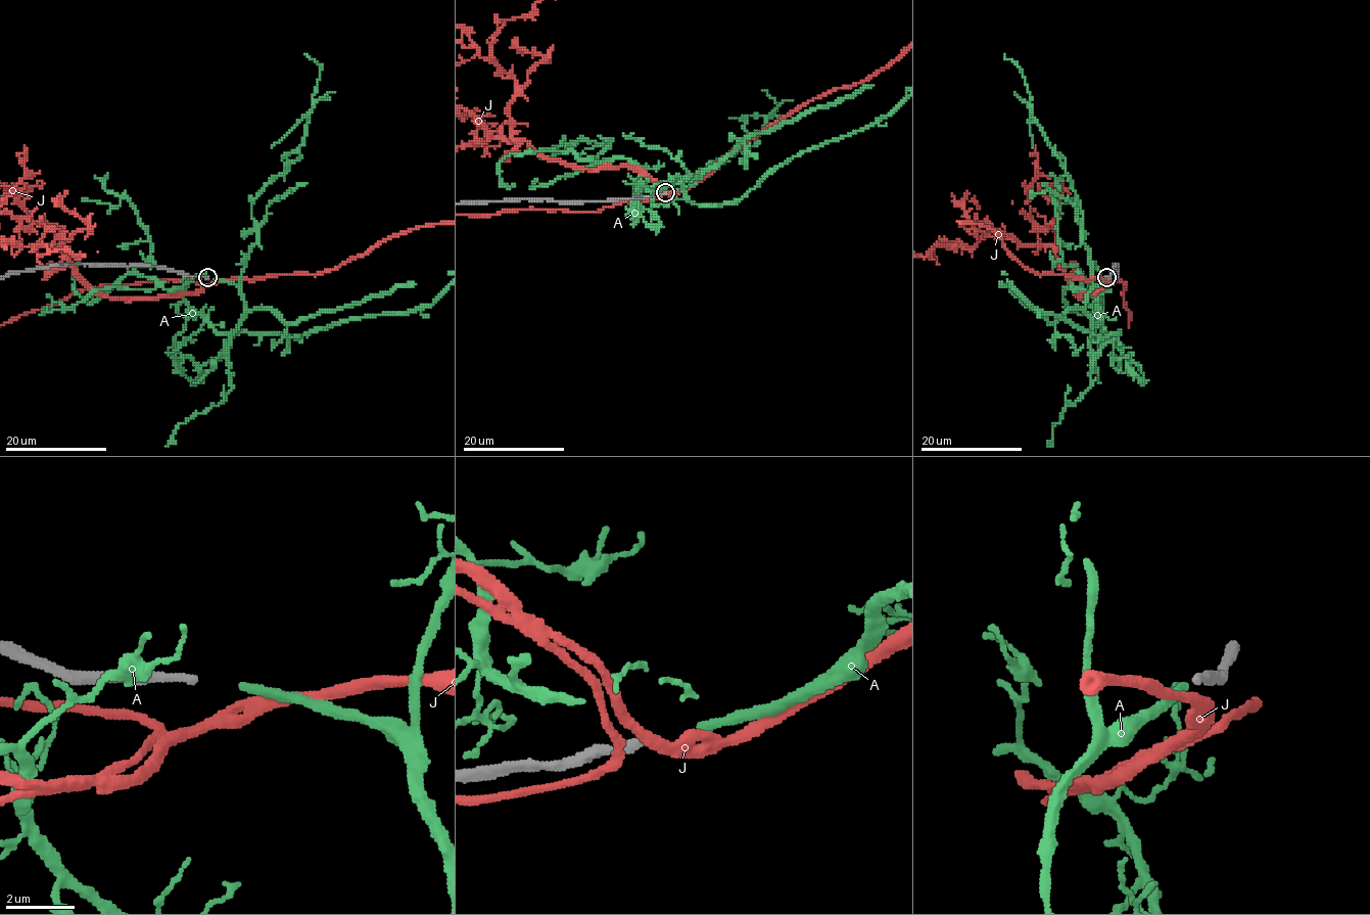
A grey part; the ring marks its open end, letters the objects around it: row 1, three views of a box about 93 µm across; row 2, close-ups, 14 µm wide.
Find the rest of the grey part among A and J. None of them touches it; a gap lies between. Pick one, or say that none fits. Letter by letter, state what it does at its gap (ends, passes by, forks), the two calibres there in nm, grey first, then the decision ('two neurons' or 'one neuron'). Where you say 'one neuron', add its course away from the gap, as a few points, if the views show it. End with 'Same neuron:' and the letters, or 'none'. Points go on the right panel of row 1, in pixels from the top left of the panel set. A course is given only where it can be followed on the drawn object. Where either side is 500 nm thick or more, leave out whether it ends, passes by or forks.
A: it ends; calibres 240 and 260 nm; one neuron
J: it passes by; calibres 240 and 380 nm; two neurons
Same neuron: A

